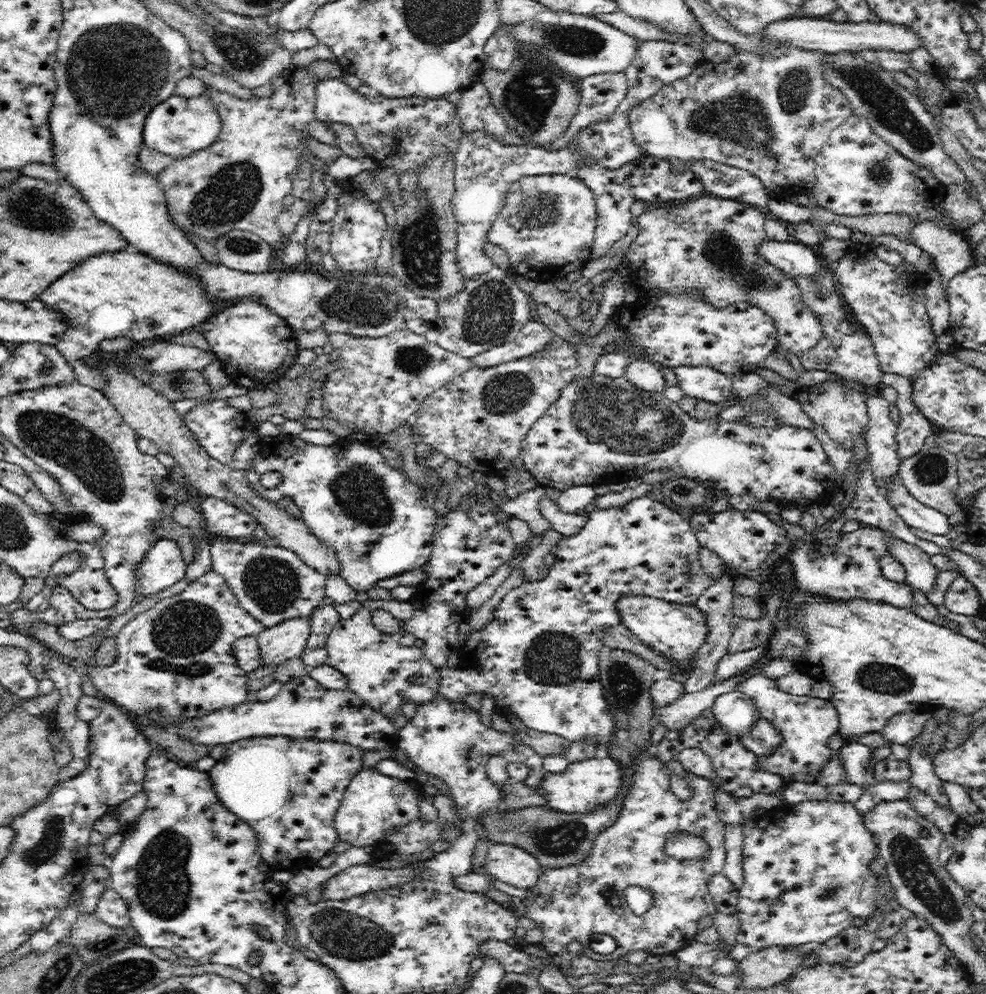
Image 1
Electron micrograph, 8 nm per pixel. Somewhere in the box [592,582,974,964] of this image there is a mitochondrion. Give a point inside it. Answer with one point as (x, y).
(907, 854)

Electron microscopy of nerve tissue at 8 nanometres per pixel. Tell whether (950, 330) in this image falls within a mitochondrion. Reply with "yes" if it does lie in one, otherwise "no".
no

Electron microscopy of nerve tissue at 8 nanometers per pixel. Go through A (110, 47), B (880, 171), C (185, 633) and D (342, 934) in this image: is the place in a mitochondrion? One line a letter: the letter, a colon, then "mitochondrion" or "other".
A: mitochondrion
B: mitochondrion
C: mitochondrion
D: mitochondrion

